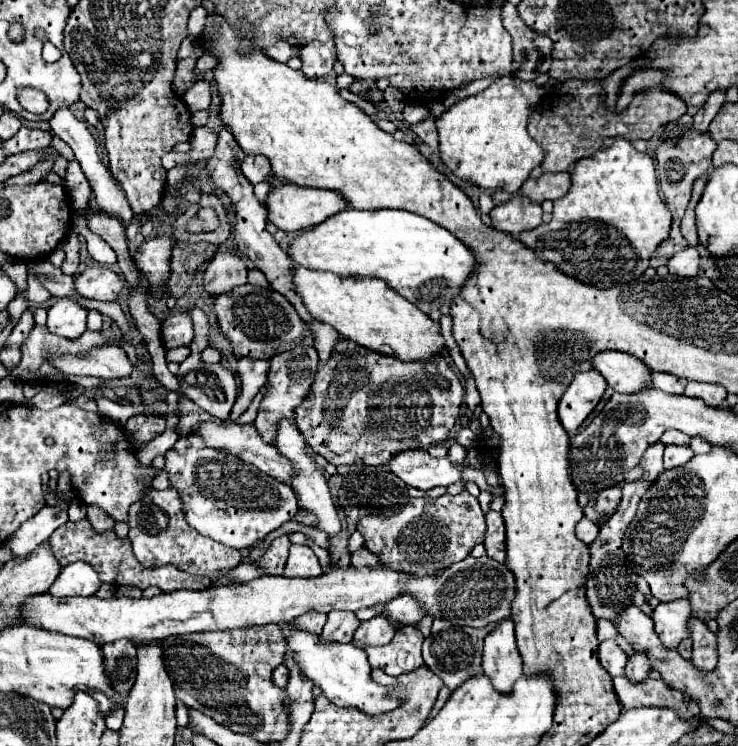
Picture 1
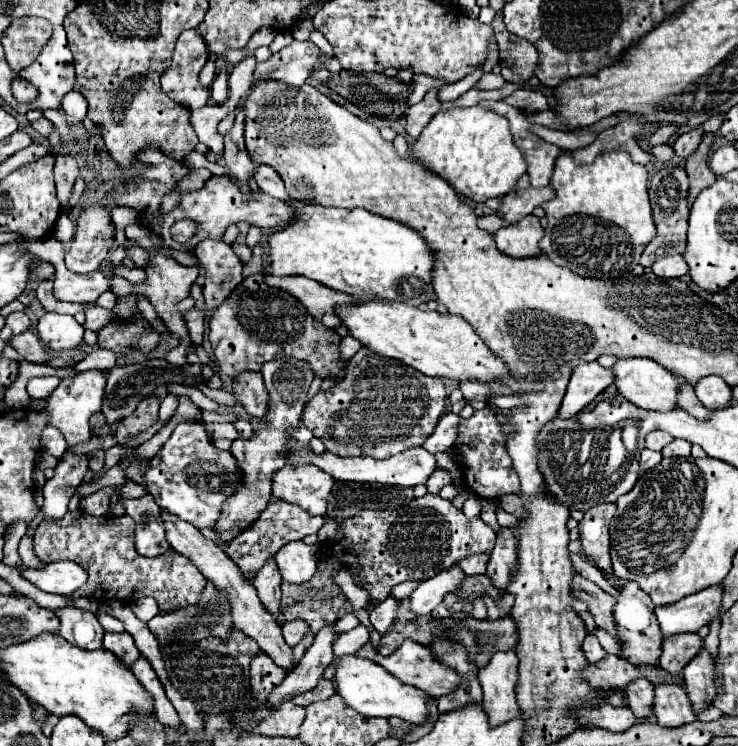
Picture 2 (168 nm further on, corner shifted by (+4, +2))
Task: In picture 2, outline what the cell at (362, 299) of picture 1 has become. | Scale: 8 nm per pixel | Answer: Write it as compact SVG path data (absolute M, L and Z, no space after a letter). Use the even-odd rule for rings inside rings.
M358 300L354 306L340 306L336 312L348 326L350 336L360 340L366 348L386 358L396 358L426 376L448 378L456 382L502 382L514 394L542 390L542 386L530 386L530 382L514 380L502 358L492 354L492 350L480 340L472 326L458 316L420 310L390 300Z

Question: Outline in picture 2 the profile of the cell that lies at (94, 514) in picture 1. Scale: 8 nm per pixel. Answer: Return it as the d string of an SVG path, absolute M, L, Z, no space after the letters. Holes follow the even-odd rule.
M102 488L94 494L88 494L80 500L80 508L86 512L86 514L92 514L92 516L106 516L108 514L108 504L110 504L110 498L114 494L114 488Z

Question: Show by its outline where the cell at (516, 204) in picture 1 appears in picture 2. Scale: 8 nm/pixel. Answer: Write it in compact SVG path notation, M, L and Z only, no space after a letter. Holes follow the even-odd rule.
M526 216L520 222L512 226L504 226L494 234L494 240L498 244L498 250L502 254L512 258L532 258L540 256L540 240L544 236L544 230L540 226L540 220L536 216Z

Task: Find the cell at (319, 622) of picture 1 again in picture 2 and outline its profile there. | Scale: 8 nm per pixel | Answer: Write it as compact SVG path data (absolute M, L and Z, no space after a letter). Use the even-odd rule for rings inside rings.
M302 620L284 622L284 626L282 626L282 634L284 634L286 644L294 648L294 646L302 640L302 636L306 634L306 630L308 630L308 626L306 626L306 622L302 622Z

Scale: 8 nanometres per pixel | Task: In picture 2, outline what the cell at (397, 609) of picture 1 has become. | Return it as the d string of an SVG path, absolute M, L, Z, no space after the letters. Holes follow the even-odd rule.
M452 566L448 570L442 570L434 578L424 580L410 596L410 610L416 614L430 614L448 594L460 588L464 578L464 570L460 566Z

